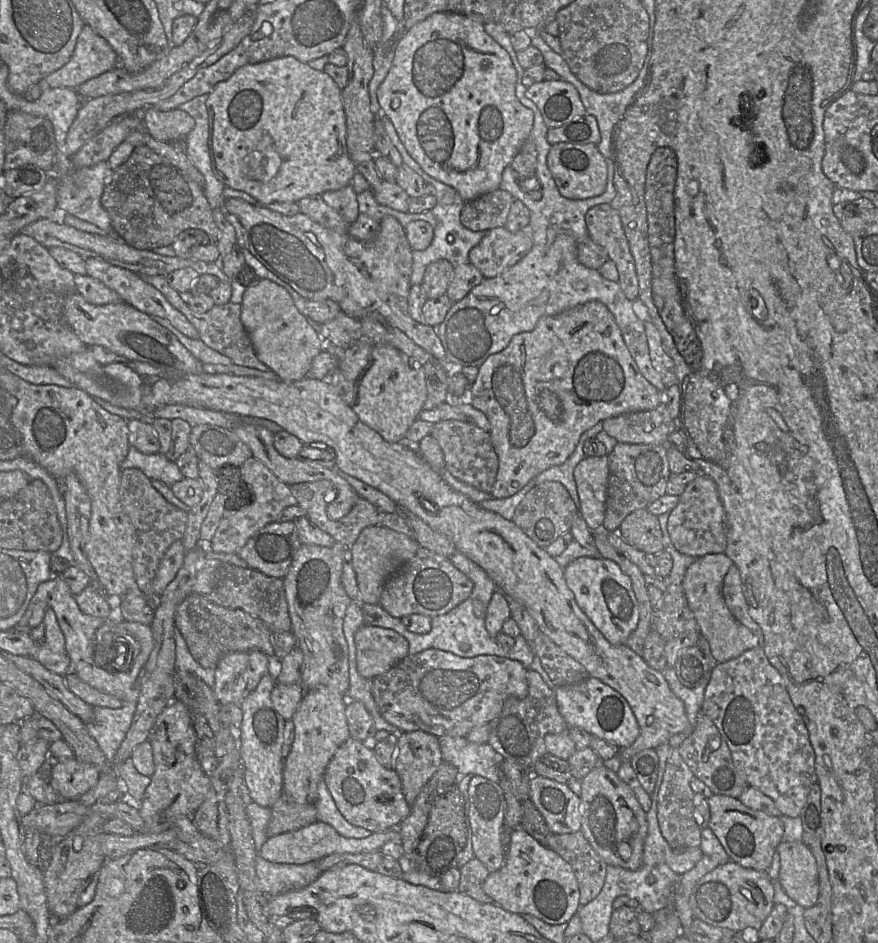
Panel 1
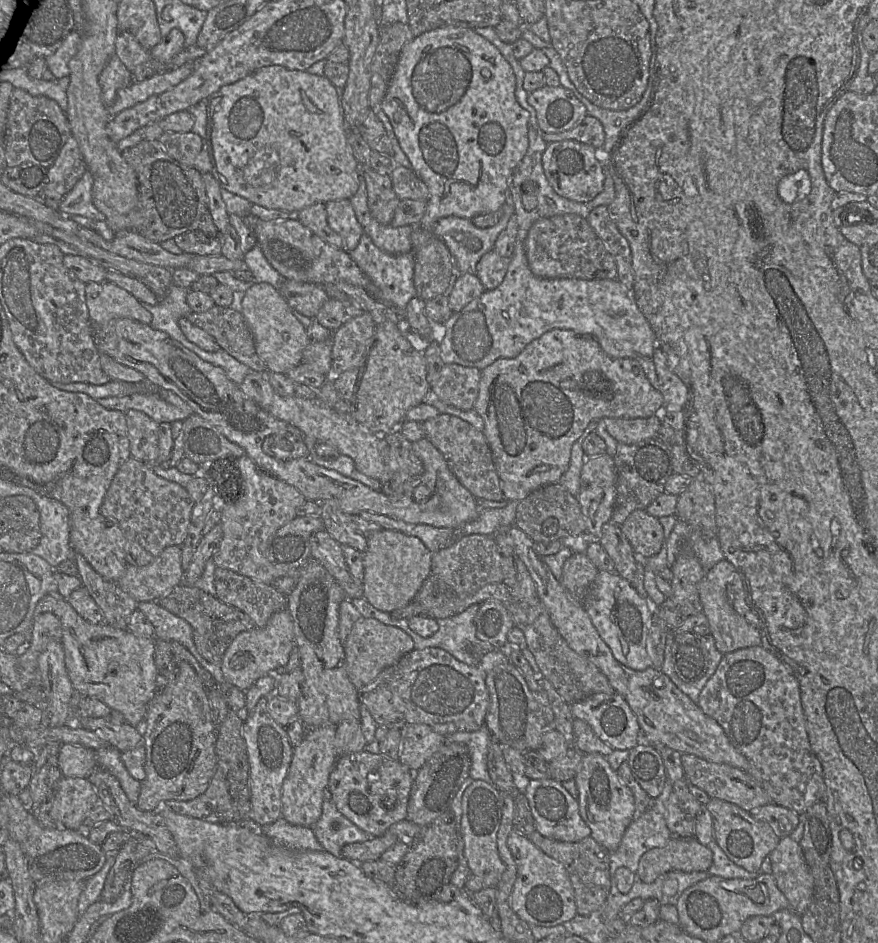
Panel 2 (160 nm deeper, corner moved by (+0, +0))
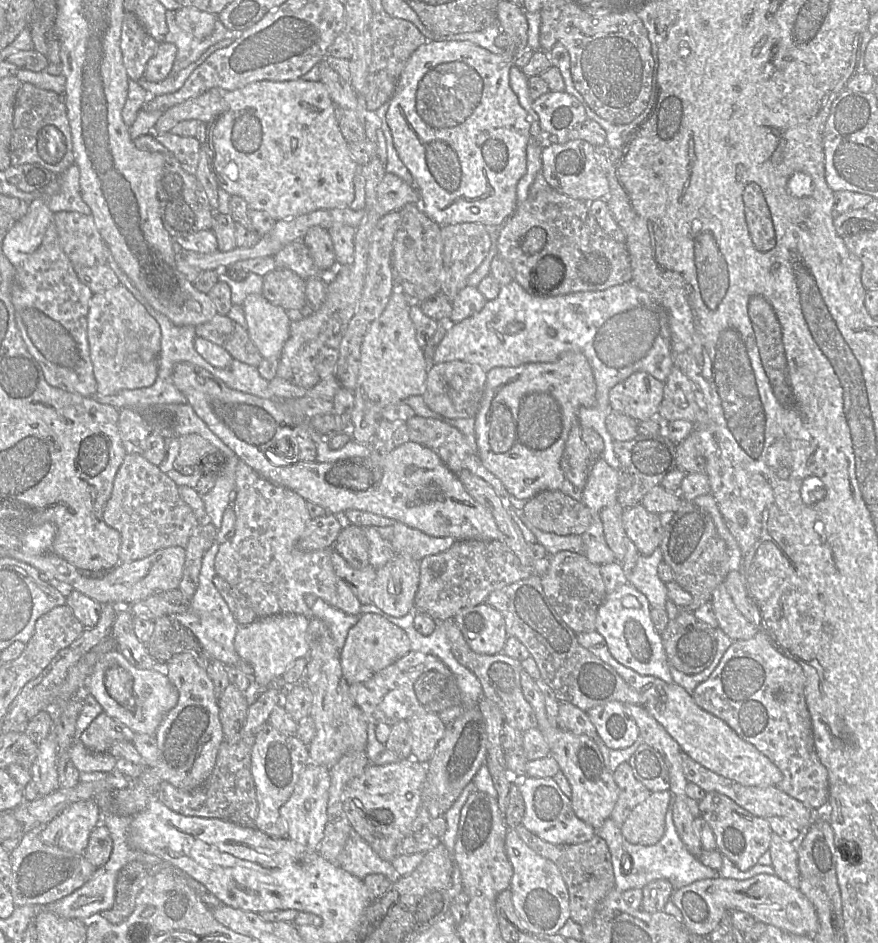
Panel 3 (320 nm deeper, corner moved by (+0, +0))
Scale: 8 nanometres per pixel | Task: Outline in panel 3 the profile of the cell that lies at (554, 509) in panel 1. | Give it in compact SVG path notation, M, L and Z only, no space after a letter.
M545 490L526 501L522 516L537 529L559 536L582 535L591 524L589 509L561 490Z

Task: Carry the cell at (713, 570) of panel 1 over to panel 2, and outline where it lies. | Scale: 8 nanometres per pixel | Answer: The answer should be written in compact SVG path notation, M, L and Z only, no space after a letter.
M724 558L706 572L698 587L702 612L708 620L710 635L714 638L717 650L723 655L738 649L761 645L760 628L750 625L734 610L727 599L726 585L735 571L735 567Z

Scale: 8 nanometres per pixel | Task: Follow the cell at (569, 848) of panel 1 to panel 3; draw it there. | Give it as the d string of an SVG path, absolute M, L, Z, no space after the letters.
M522 824L515 831L524 843L540 856L556 864L569 893L570 919L579 925L592 920L599 903L615 888L611 854L607 843L598 835L580 844L552 844L530 832Z

